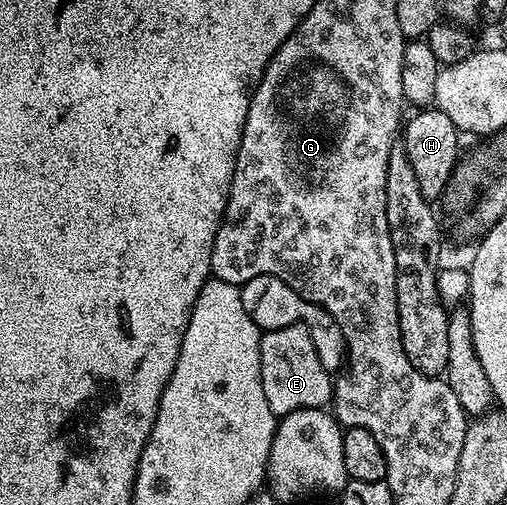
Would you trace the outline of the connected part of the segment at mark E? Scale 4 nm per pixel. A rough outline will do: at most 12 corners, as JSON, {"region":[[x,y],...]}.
{"region":[[308,327],[263,332],[260,379],[278,419],[332,401]]}

